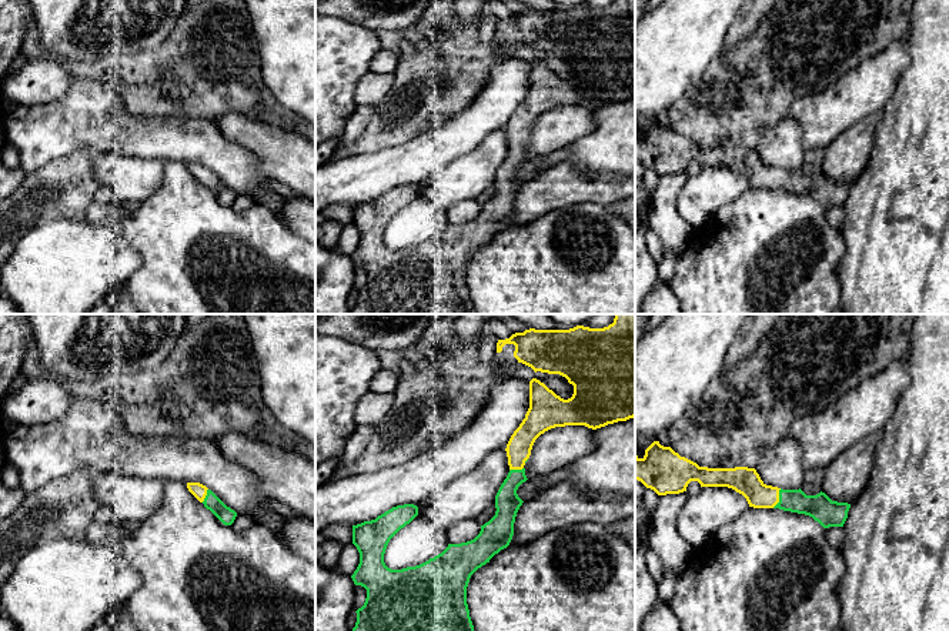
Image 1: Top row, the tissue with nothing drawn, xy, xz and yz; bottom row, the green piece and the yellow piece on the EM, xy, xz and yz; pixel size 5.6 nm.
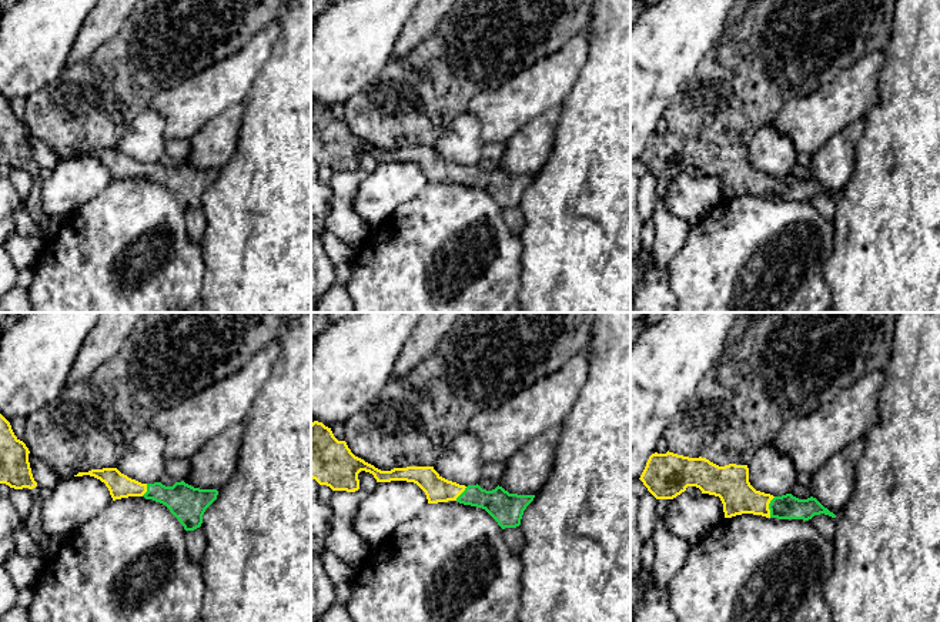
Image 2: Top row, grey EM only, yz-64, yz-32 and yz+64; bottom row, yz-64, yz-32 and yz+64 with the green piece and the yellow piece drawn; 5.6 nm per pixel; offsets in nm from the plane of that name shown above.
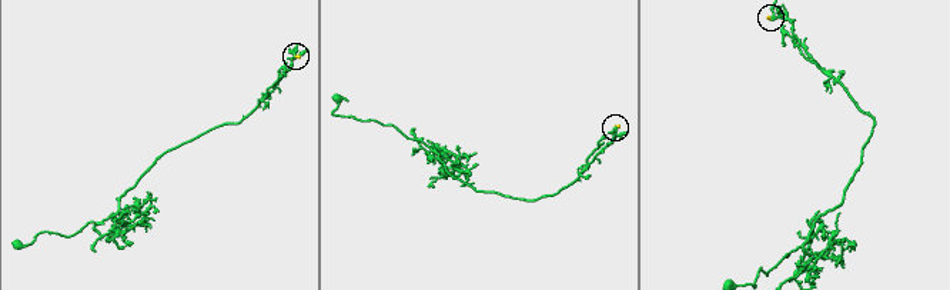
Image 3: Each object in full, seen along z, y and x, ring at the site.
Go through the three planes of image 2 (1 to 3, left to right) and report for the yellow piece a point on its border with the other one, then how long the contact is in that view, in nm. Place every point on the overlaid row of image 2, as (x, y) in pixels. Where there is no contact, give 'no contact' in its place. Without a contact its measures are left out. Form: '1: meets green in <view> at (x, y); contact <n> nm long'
1: meets green in yz-64 at (147, 490); contact 80 nm long
2: meets green in yz-32 at (461, 494); contact 100 nm long
3: meets green in yz+64 at (769, 507); contact 120 nm long

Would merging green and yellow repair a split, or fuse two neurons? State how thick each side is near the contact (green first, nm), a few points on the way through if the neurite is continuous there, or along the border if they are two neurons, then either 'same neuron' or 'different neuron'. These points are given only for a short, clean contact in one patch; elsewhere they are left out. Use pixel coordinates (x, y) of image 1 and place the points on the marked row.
150 nm thick on the green side, 160 nm on the other; runs through yz (819, 507), (779, 498), (761, 496), (747, 481); same neuron

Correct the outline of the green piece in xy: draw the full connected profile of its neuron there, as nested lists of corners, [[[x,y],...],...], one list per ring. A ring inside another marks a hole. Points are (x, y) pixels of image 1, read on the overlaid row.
[[[187,483],[188,491],[204,504],[224,525],[231,525],[237,513],[227,507],[211,490],[200,483]]]

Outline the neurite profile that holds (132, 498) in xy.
[[[116,470],[103,471],[91,485],[101,507],[110,508],[120,525],[140,523],[160,507],[167,480],[141,478]]]

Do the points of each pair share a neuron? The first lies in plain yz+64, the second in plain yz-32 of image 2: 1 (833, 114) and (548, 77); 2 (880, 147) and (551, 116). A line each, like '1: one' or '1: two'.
1: one
2: two

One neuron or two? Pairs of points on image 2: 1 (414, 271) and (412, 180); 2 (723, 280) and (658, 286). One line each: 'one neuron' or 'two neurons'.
1: two neurons
2: two neurons

